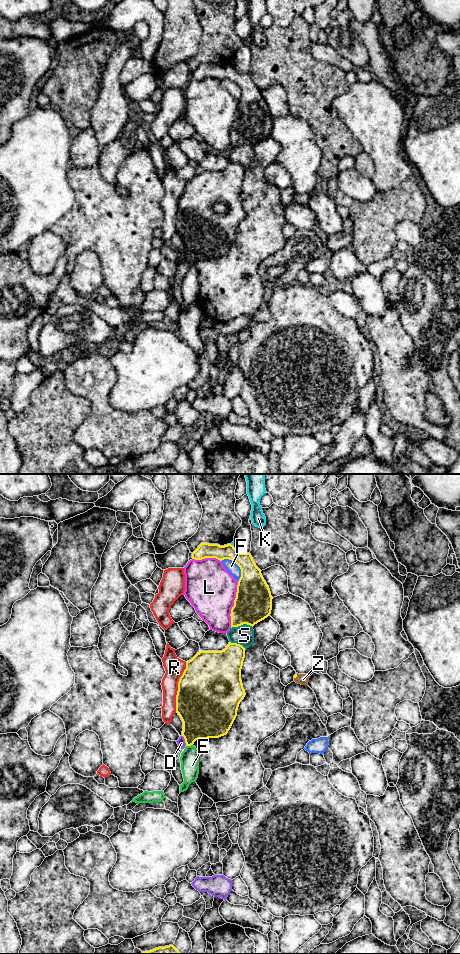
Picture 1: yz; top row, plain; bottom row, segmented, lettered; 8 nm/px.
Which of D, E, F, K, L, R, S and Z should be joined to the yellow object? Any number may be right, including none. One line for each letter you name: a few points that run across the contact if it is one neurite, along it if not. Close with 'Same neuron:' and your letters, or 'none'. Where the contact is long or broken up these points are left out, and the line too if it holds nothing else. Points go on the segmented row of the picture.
Z: line yz (295, 675), (296, 676), (303, 679)
Same neuron: Z

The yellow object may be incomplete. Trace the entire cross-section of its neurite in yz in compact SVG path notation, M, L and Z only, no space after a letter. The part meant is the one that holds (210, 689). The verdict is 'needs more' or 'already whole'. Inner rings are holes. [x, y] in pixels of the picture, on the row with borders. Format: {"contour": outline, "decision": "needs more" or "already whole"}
{"contour": "M231 643L222 651L200 651L186 662L186 669L178 682L176 695L176 713L183 722L182 736L186 746L191 746L198 739L219 738L230 730L240 702L246 693L241 680L241 669L245 658L245 648L237 643Z", "decision": "already whole"}

